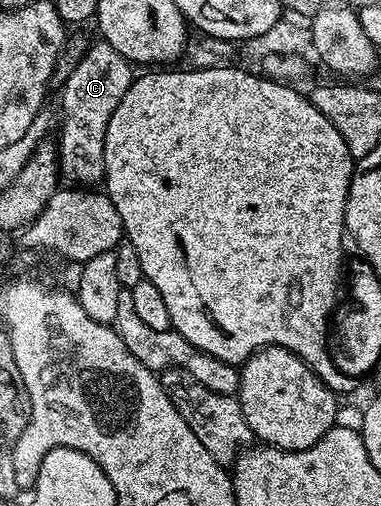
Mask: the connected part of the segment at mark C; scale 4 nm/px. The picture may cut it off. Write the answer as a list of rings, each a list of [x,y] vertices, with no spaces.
[[[105,41],[92,42],[88,46],[84,59],[77,69],[69,76],[69,81],[64,85],[61,98],[63,98],[63,128],[59,131],[59,155],[62,158],[59,161],[61,166],[62,178],[68,184],[74,185],[79,189],[95,189],[104,182],[105,173],[105,135],[109,129],[109,119],[113,117],[113,109],[121,105],[121,97],[129,89],[133,78],[132,64],[113,45]]]

